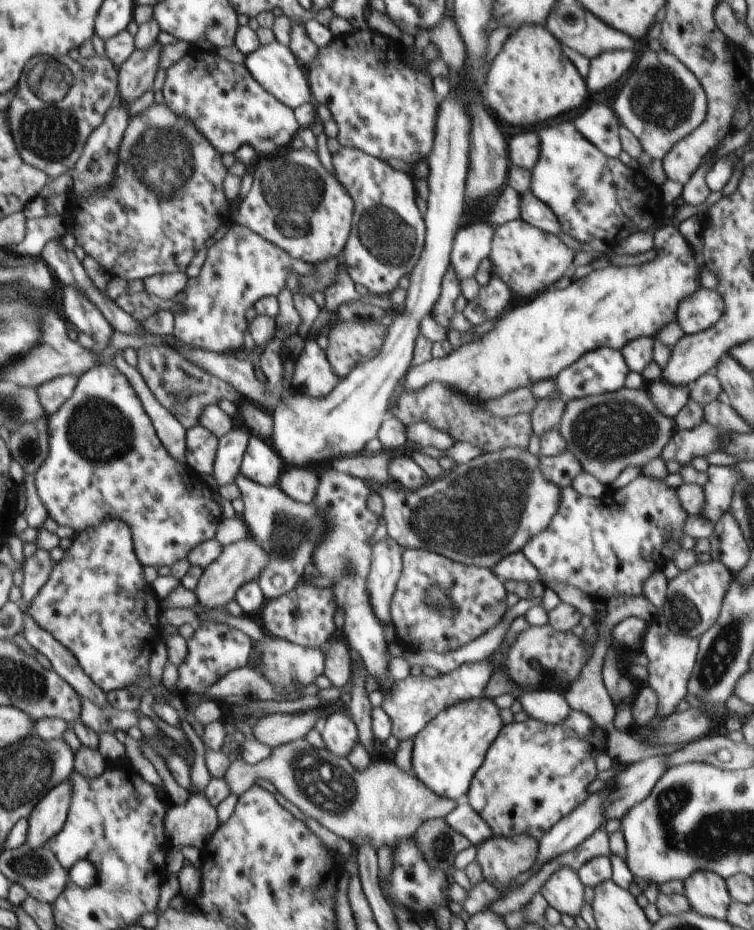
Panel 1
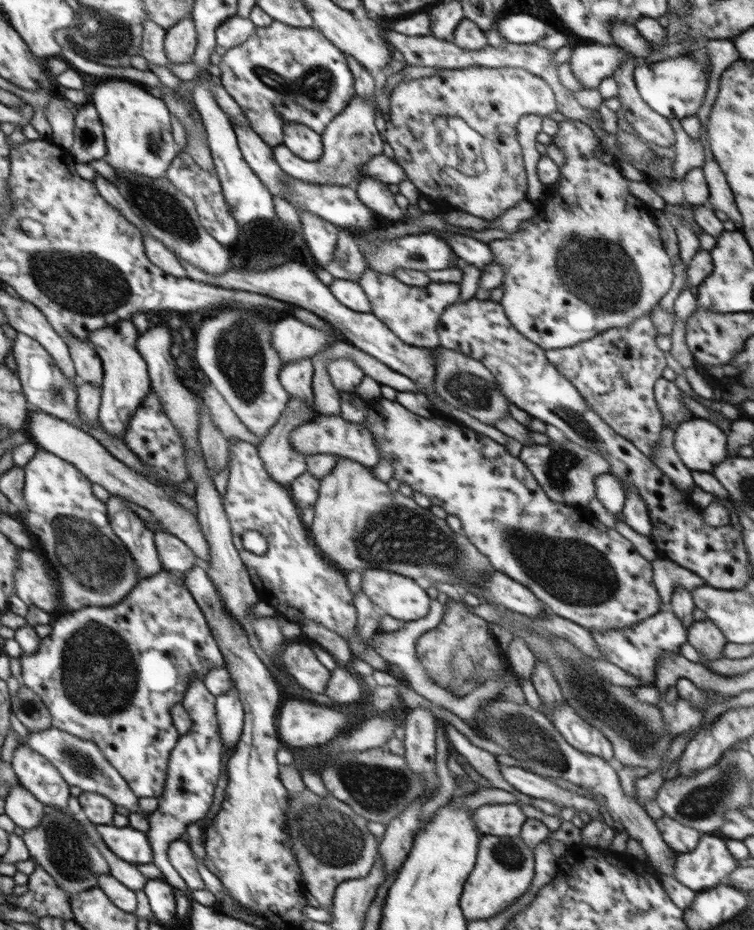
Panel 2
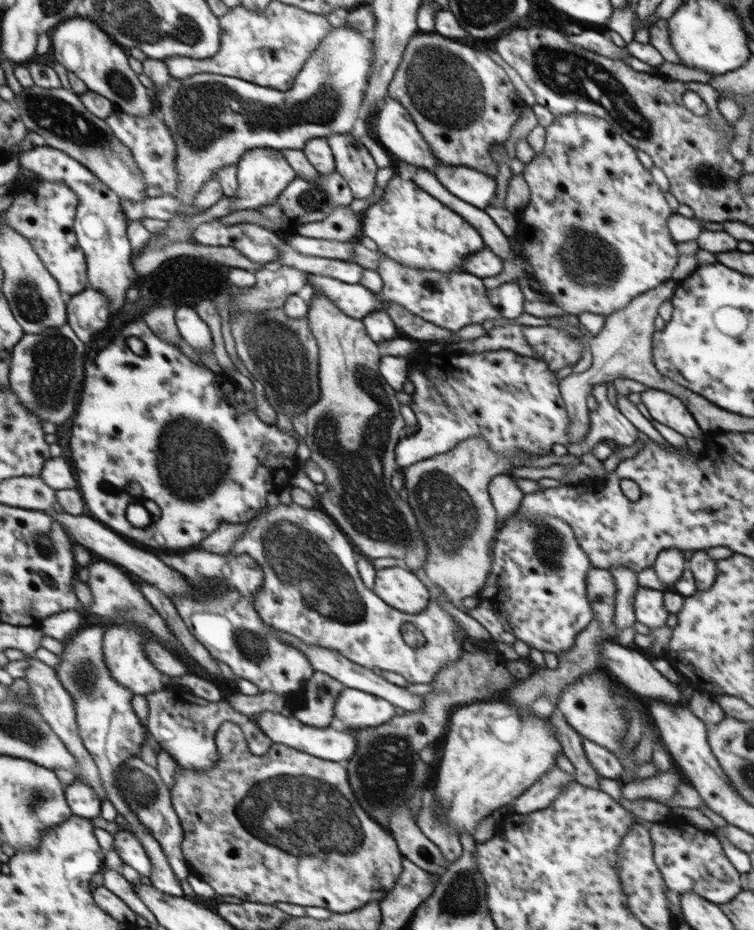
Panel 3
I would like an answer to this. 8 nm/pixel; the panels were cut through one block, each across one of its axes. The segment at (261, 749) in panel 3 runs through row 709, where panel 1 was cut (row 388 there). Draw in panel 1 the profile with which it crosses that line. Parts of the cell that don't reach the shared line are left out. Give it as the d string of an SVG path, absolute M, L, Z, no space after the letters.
M144 346L137 349L138 373L142 376L146 386L150 388L152 395L184 429L188 430L199 425L199 417L207 405L217 405L221 399L236 404L244 400L241 393L234 391L234 388L219 380L199 367L192 365L188 360L180 357L170 346Z

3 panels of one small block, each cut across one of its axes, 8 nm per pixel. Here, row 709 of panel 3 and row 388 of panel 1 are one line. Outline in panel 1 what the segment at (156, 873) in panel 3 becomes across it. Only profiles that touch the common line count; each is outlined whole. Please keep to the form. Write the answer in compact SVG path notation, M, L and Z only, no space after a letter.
M114 364L95 365L89 369L87 373L83 373L77 381L74 393L69 397L67 402L64 402L56 413L49 415L47 420L47 428L49 431L48 453L47 460L38 468L34 474L36 495L44 504L48 517L56 521L59 526L69 527L76 533L80 533L90 526L101 524L108 517L122 519L126 523L130 523L132 530L135 531L135 551L138 554L140 562L148 567L172 567L177 561L187 559L188 554L191 553L196 546L215 538L216 528L220 525L222 520L222 510L218 506L218 502L214 500L214 492L208 486L208 482L200 478L198 472L186 466L184 463L177 462L164 449L160 443L155 429L153 428L150 418L143 410L142 404L136 396L136 392L130 386L126 376L117 370Z

